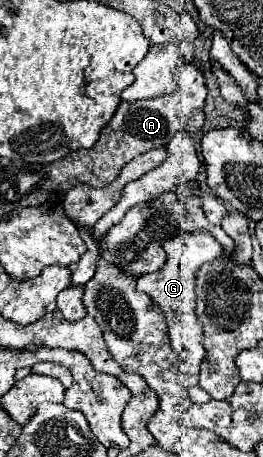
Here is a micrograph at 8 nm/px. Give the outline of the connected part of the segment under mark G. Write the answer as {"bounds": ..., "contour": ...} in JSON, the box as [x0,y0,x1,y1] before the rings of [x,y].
{"bounds":[136,232,222,366],"contour":[[[186,232],[182,236],[166,240],[166,264],[158,272],[144,274],[138,278],[136,288],[144,294],[148,294],[164,312],[168,320],[168,334],[174,352],[188,362],[190,366],[200,366],[204,360],[204,330],[200,328],[200,320],[196,320],[196,272],[202,264],[216,260],[222,254],[222,246],[208,236],[206,232]]]}

